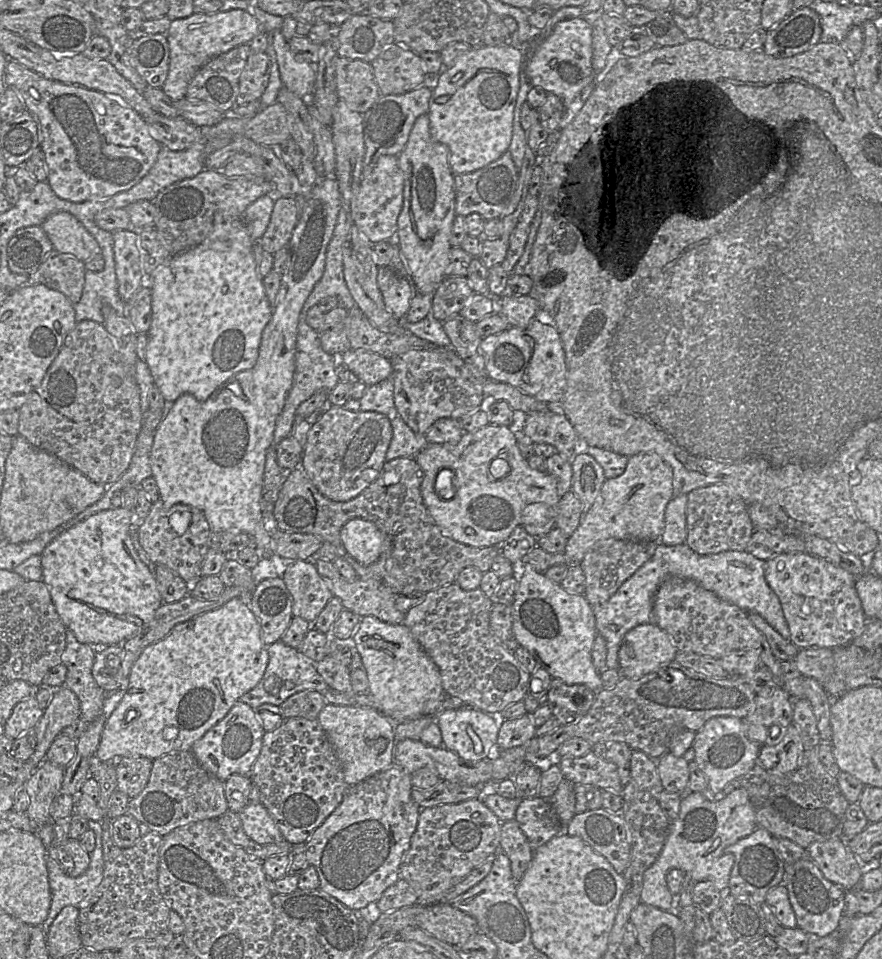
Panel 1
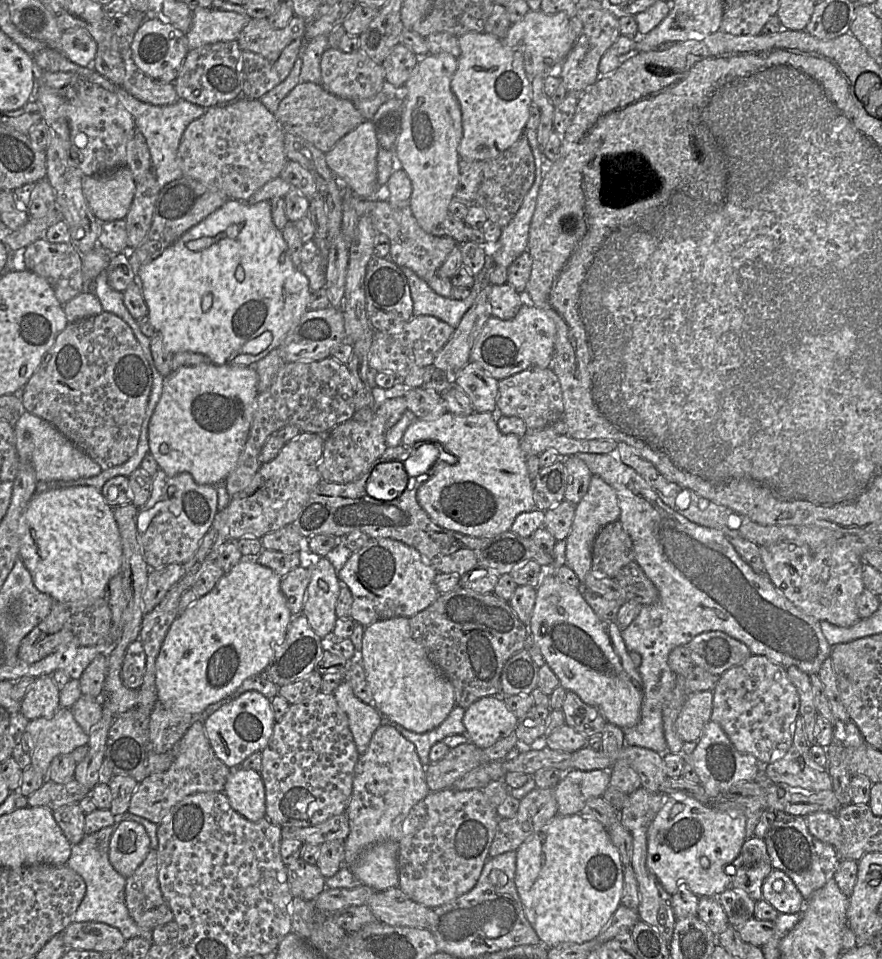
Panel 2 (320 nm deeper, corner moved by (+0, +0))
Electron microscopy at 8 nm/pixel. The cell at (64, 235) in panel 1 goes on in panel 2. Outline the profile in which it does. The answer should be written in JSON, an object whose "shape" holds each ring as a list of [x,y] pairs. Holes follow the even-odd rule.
{"shape":[[[228,199],[220,208],[204,218],[200,223],[184,233],[178,240],[169,246],[158,258],[141,266],[136,271],[134,283],[141,287],[142,294],[148,307],[149,322],[153,328],[163,336],[164,350],[176,354],[178,352],[194,352],[207,356],[215,365],[254,366],[272,350],[277,349],[289,332],[298,324],[303,314],[309,310],[310,290],[308,278],[294,266],[288,251],[288,246],[283,238],[282,230],[273,223],[271,216],[271,201],[260,201],[248,204],[245,201]],[[269,331],[273,339],[268,348],[256,355],[242,353],[243,345],[264,332]]]}

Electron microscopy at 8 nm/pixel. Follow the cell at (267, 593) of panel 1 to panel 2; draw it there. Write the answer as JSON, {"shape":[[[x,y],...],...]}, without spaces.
{"shape":[[[300,566],[290,571],[281,579],[280,588],[293,616],[302,614],[310,579],[311,569]]]}

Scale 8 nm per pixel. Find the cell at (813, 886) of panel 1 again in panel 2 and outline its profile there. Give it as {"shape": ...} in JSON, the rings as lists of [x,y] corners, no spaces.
{"shape":[[[777,813],[765,836],[765,843],[773,868],[783,871],[793,880],[805,901],[834,878],[841,861],[832,845],[820,841],[809,832],[806,817],[803,816]]]}

